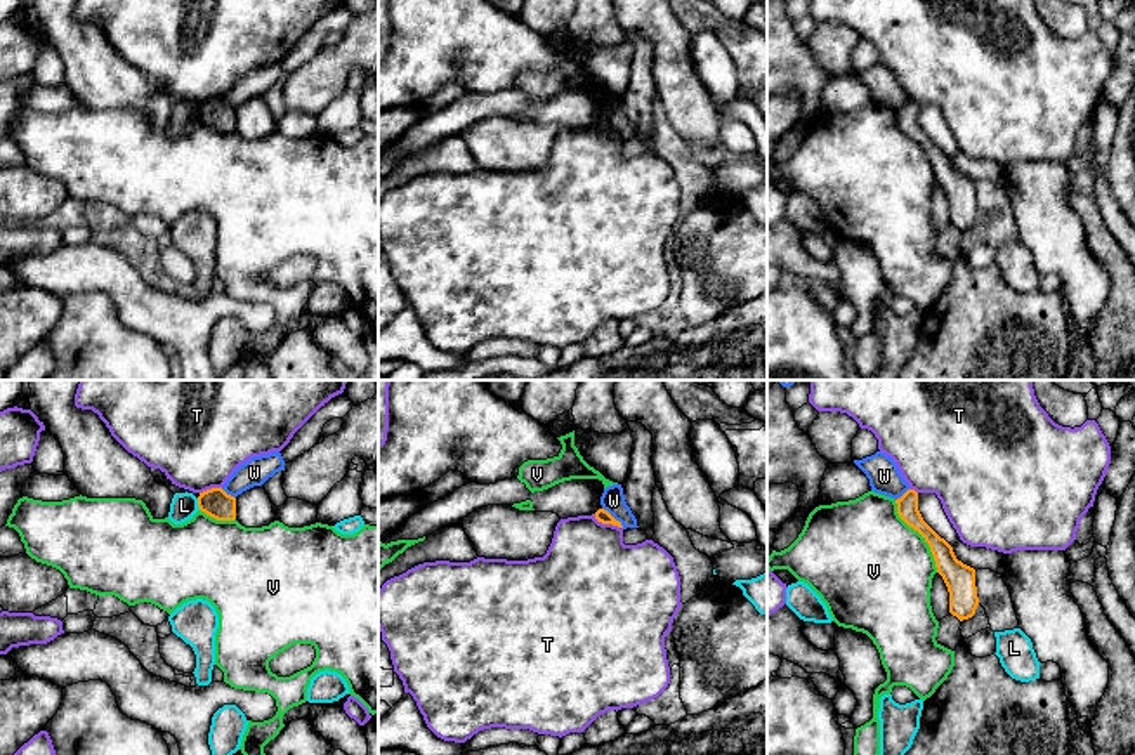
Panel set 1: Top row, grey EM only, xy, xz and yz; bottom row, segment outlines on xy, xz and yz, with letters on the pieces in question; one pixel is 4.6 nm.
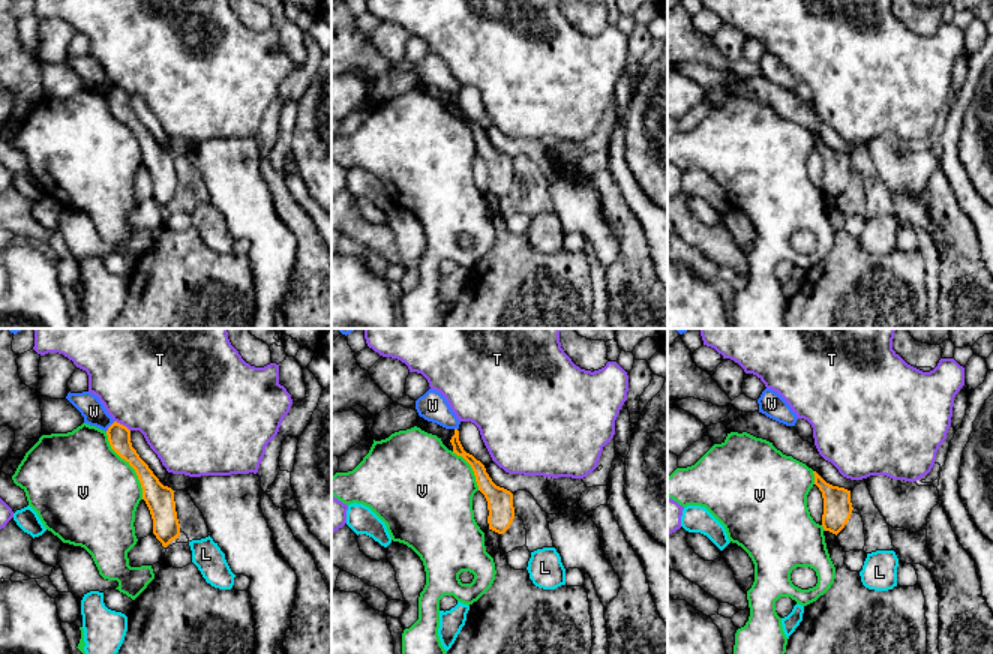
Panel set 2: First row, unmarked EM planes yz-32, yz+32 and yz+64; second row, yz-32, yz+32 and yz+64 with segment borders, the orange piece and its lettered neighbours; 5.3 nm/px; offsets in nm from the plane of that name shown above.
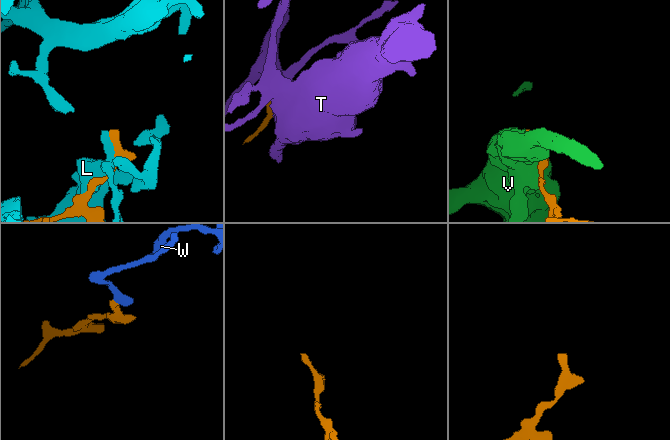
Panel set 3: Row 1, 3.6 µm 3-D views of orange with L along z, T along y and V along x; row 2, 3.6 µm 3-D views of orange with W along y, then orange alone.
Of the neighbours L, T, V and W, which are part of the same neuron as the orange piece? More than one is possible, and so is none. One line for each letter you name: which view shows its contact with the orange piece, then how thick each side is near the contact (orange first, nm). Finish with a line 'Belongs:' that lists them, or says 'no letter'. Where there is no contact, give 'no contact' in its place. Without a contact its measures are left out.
Belongs: no letter

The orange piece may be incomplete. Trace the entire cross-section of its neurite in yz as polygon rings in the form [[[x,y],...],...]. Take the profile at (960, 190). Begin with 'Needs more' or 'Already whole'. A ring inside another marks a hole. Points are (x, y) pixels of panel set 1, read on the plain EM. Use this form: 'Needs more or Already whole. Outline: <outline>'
Already whole. Outline: [[[908,101],[896,115],[899,128],[918,142],[930,158],[937,184],[949,203],[949,224],[960,233],[972,229],[979,217],[975,181],[958,172],[953,158],[923,132],[915,101]]]

